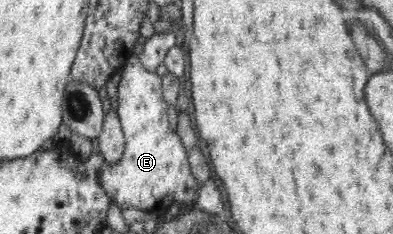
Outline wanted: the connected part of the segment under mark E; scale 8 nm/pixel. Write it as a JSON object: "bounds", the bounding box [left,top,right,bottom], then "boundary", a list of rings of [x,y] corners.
{"bounds":[101,55,199,217],"boundary":[[[132,55],[123,66],[122,78],[118,82],[118,109],[125,136],[124,154],[114,163],[106,163],[102,170],[101,184],[110,200],[115,200],[118,207],[138,208],[149,212],[154,217],[164,213],[173,202],[186,203],[195,200],[199,184],[192,175],[189,156],[177,133],[172,131],[168,120],[168,105],[162,96],[161,80],[157,73],[150,72],[140,64],[139,55]]]}

